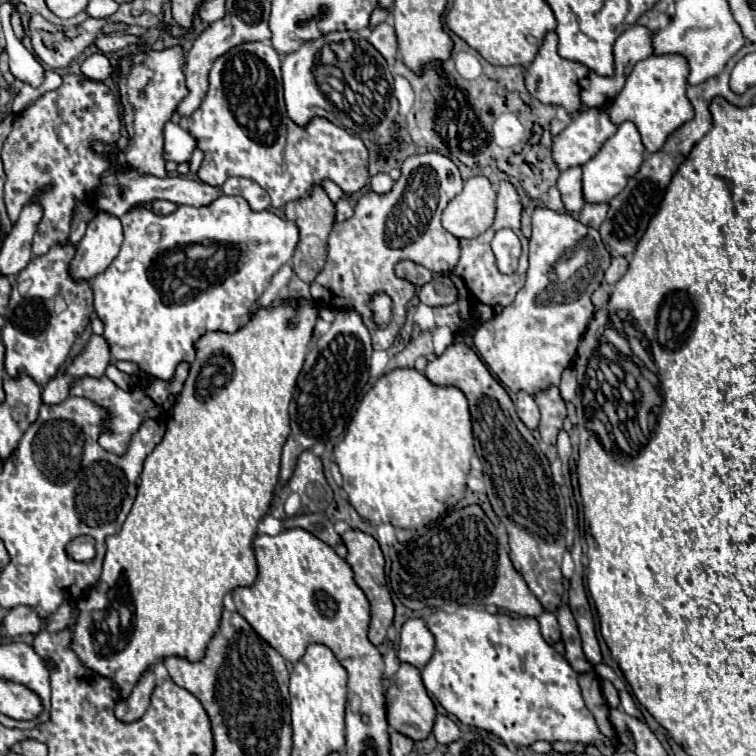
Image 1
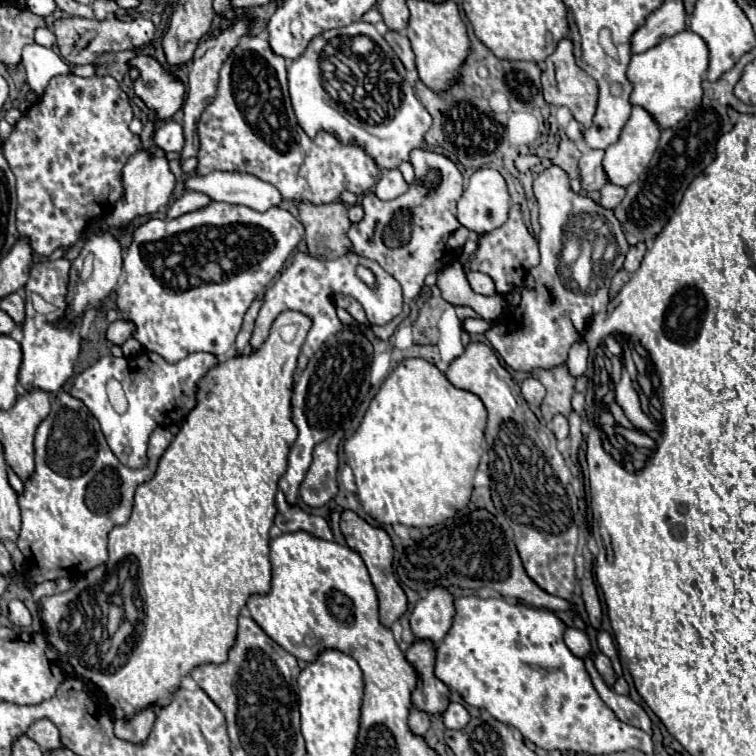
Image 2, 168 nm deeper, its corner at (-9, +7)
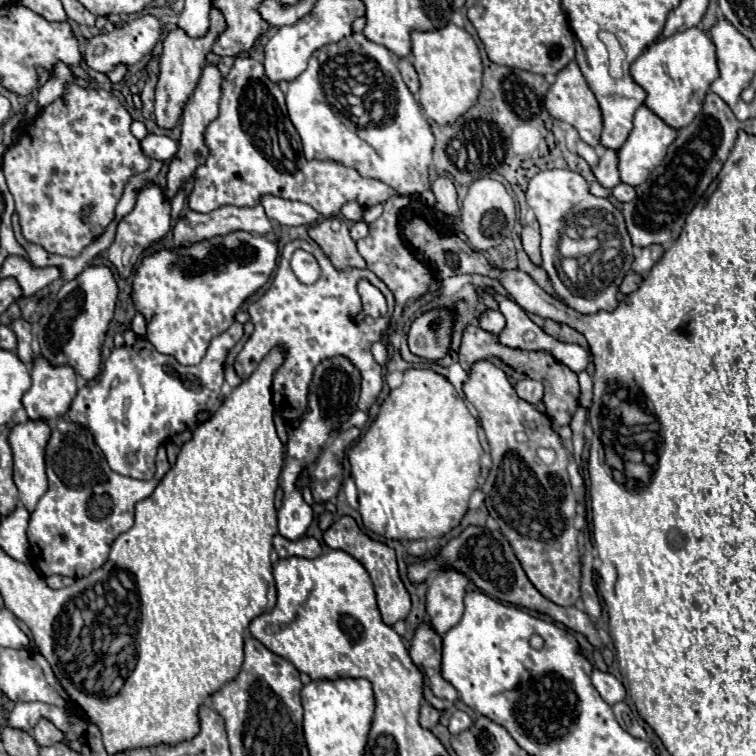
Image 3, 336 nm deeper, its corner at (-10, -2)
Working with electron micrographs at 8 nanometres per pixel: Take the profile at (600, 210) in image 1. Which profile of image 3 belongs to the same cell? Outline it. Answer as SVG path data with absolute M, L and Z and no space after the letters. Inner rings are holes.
M618 184L614 190L614 196L620 200L620 202L630 202L630 200L634 200L636 198L636 192L634 192L634 188L630 186L630 184Z

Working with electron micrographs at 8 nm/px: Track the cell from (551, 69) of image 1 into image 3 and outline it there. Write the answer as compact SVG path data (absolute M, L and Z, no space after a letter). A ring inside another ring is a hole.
M572 62L566 70L562 70L556 78L556 82L550 86L548 90L548 96L544 97L544 107L550 116L554 116L556 120L562 120L562 122L568 122L572 124L580 138L590 144L592 148L598 148L600 146L600 134L602 134L602 112L600 112L600 106L598 106L598 100L596 96L592 94L592 90L588 88L580 68L576 62Z

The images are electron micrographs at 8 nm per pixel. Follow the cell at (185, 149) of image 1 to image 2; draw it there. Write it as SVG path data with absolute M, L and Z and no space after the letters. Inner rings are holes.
M167 121L161 127L155 129L153 133L153 141L155 145L159 145L161 149L169 151L181 151L185 147L185 137L183 137L183 127L175 121Z

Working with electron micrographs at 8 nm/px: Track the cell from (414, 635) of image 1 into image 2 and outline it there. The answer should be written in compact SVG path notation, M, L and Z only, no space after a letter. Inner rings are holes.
M435 587L425 599L417 601L411 613L411 631L419 641L431 641L439 645L451 627L455 607L447 589Z

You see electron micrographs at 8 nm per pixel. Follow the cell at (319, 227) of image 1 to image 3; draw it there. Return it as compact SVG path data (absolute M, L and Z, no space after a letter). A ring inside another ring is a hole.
M324 218L318 224L310 226L308 234L310 234L310 238L316 244L320 244L320 248L324 250L324 254L330 258L332 266L336 270L366 268L364 258L356 250L356 242L348 234L346 222L342 222L342 228L338 232L334 232L330 228L330 224L332 224L332 220L330 218Z

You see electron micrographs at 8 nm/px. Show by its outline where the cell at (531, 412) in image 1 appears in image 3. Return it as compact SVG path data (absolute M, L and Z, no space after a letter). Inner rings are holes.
M530 378L520 380L514 388L516 388L516 392L518 392L520 398L524 398L526 402L530 402L530 404L534 404L534 406L542 400L542 394L544 394L542 384L540 384L538 380L530 380Z

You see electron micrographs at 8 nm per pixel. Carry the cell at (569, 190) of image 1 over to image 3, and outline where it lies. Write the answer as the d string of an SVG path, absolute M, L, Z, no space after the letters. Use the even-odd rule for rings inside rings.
M604 148L600 152L600 162L596 168L592 168L596 180L606 186L606 188L614 188L616 184L620 184L620 172L618 172L618 152L612 148Z

